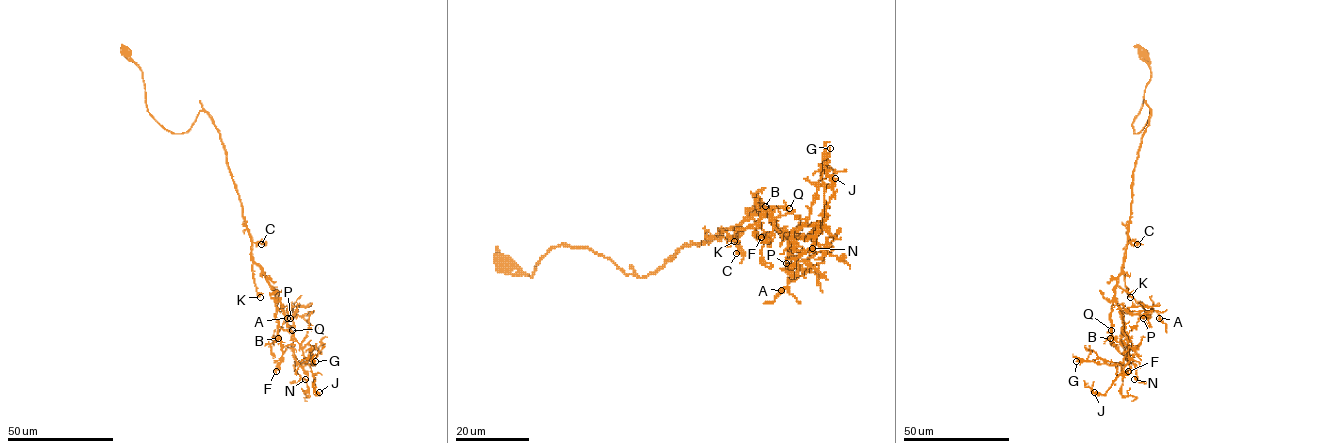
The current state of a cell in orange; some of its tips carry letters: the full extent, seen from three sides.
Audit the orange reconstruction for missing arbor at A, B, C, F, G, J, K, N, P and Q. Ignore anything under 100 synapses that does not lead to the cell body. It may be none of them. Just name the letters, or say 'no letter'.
K

